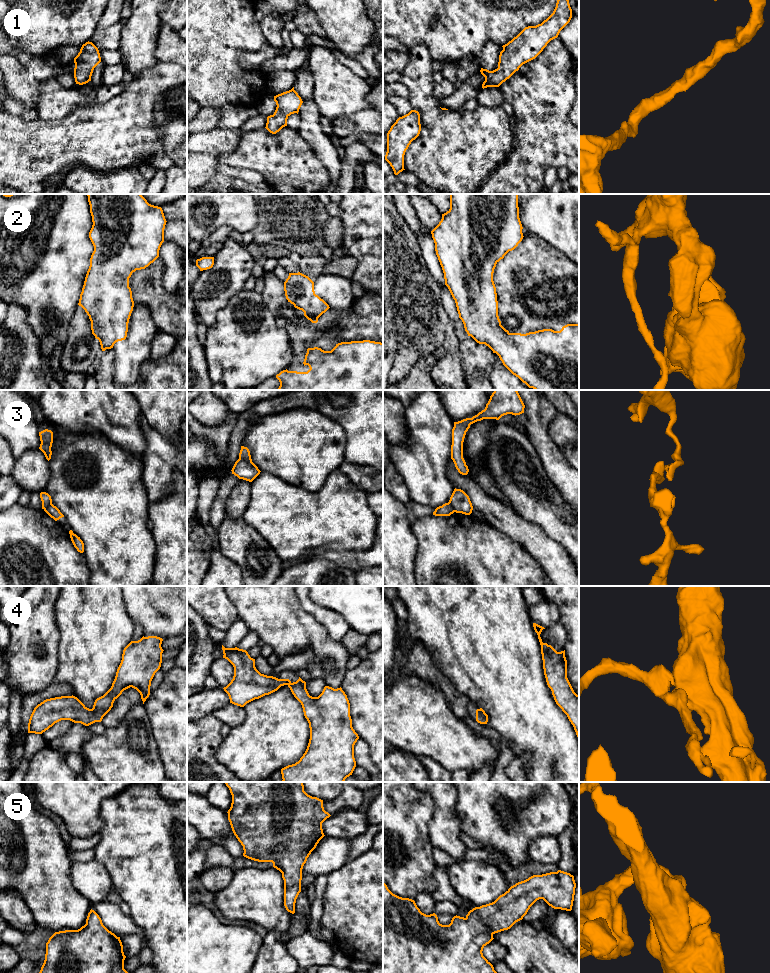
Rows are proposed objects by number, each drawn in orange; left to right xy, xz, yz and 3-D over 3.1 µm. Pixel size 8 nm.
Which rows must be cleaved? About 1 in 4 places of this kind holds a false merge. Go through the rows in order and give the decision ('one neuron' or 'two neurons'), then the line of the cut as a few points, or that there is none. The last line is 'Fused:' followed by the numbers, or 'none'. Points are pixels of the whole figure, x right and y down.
1: one neuron | no cut
2: one neuron | no cut
3: two neurons | xz (239, 457), (253, 464)
4: one neuron | no cut
5: one neuron | no cut
Fused: 3

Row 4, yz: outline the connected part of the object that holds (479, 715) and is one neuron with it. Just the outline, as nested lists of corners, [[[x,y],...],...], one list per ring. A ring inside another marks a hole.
[[[482,708],[476,710],[476,721],[480,724],[487,724],[488,722],[488,715]]]

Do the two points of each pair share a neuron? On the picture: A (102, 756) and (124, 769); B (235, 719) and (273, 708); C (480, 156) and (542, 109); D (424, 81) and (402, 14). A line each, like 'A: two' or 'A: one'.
A: one
B: two
C: two
D: two

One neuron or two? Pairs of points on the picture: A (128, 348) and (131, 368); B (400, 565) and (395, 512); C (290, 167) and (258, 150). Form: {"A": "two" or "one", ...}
{"A": "one", "B": "one", "C": "one"}

